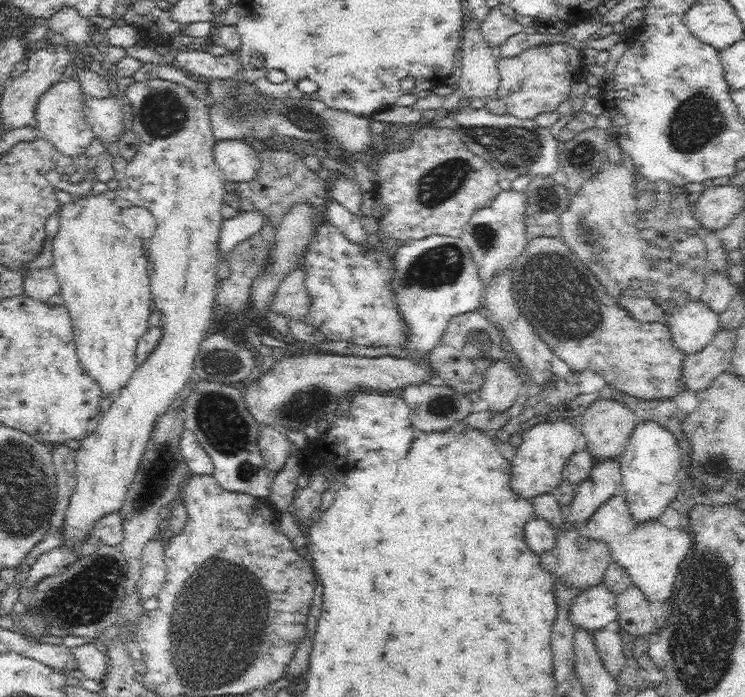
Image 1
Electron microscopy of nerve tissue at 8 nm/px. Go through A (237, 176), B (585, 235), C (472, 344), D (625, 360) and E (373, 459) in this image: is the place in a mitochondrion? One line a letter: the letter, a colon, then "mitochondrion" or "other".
A: other
B: mitochondrion
C: mitochondrion
D: other
E: other

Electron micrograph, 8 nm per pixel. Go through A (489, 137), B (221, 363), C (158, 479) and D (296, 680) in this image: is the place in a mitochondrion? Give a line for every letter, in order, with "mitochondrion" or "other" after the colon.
A: mitochondrion
B: mitochondrion
C: mitochondrion
D: other

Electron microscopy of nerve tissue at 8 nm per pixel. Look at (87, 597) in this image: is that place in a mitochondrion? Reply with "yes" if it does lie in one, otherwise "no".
yes

